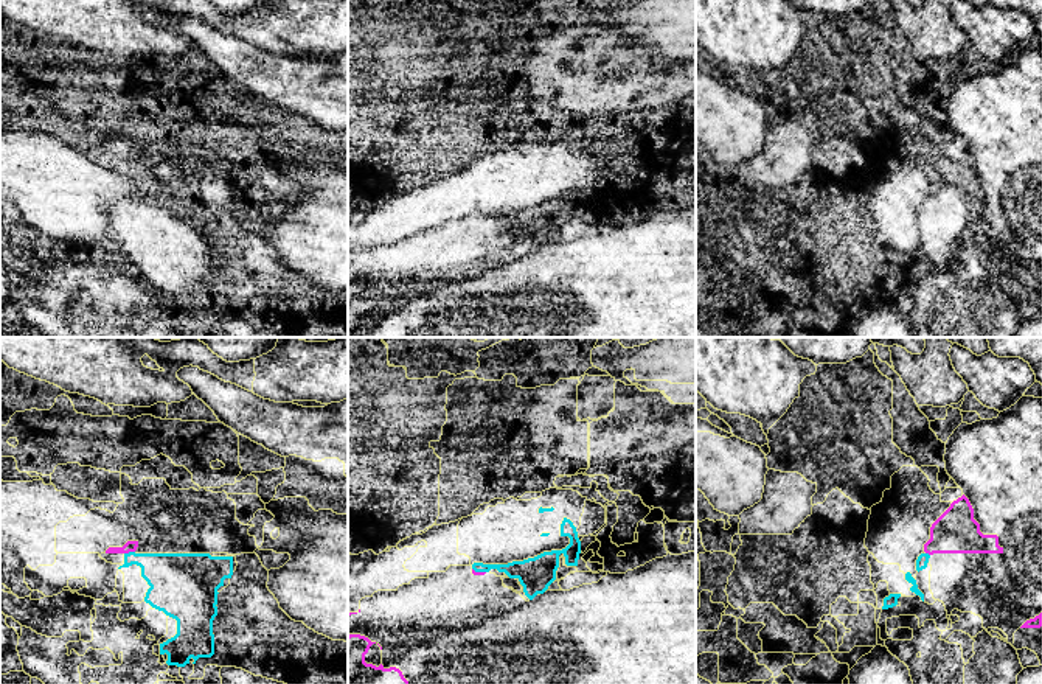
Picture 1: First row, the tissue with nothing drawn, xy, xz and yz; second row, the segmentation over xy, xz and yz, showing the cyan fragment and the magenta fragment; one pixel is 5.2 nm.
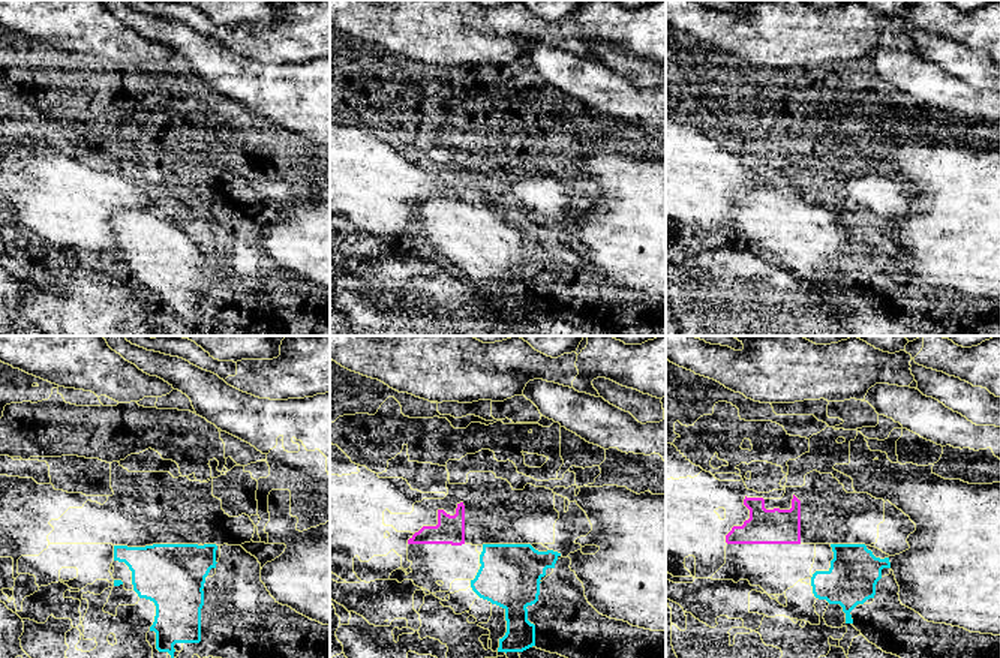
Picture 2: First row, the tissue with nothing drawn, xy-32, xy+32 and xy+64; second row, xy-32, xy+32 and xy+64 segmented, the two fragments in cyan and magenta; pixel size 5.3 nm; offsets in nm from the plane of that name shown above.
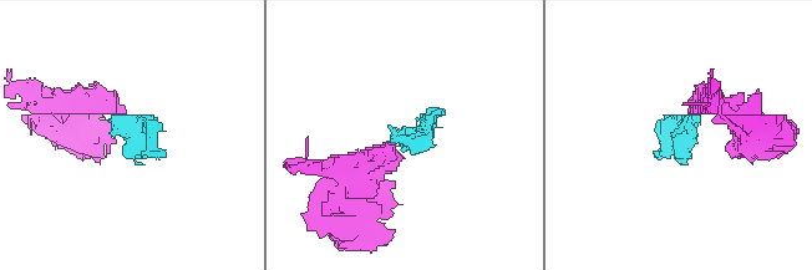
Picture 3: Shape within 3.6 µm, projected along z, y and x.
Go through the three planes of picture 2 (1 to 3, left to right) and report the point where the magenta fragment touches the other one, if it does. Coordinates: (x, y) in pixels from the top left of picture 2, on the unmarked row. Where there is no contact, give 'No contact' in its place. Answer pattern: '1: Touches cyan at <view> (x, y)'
1: No contact
2: No contact
3: No contact

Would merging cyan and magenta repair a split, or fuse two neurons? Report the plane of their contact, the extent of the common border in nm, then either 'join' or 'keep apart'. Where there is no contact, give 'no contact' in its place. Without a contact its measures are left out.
contact in xy; length 60 nm; join

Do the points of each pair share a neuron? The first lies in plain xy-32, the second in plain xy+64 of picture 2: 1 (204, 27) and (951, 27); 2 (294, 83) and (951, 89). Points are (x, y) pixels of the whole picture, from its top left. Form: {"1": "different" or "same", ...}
{"1": "same", "2": "same"}

